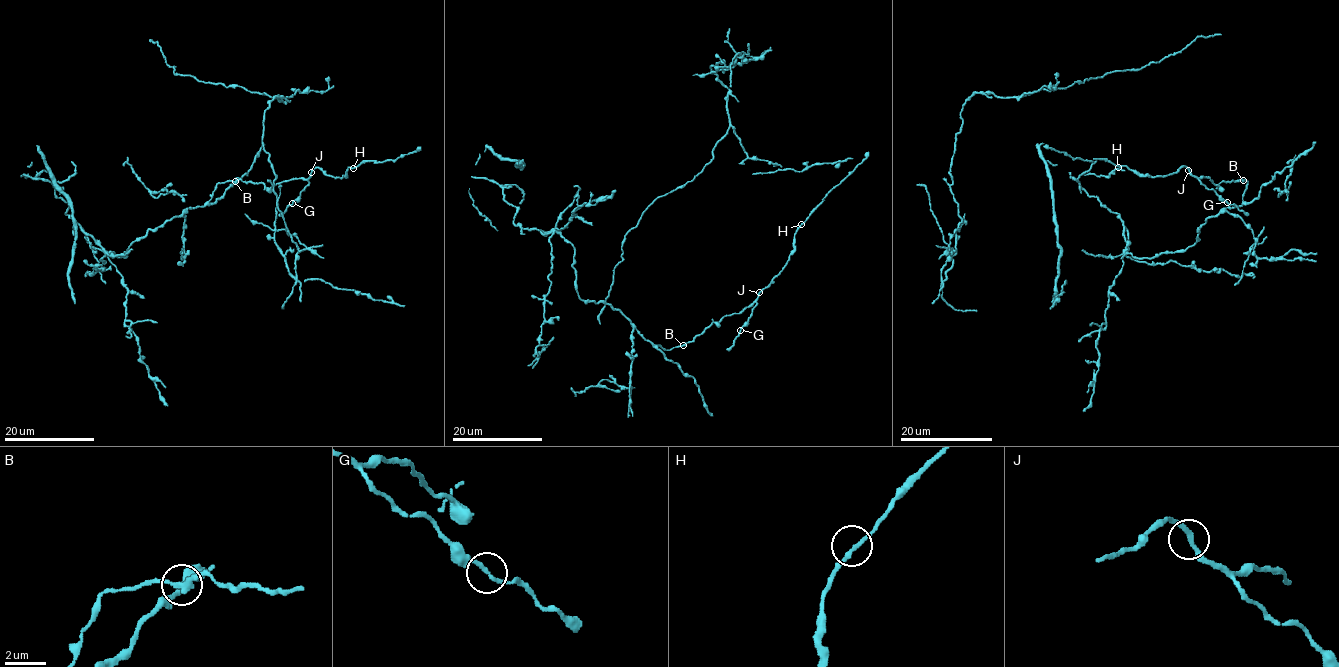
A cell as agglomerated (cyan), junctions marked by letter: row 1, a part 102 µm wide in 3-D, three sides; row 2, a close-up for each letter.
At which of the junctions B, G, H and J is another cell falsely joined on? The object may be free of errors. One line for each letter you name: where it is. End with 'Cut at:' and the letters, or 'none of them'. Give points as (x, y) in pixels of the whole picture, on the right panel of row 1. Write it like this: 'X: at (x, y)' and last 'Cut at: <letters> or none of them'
B: at (1243, 180)
Cut at: B

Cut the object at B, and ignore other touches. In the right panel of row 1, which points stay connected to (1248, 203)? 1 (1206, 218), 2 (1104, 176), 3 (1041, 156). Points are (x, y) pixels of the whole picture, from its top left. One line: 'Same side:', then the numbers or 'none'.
Same side: 1, 2, 3

